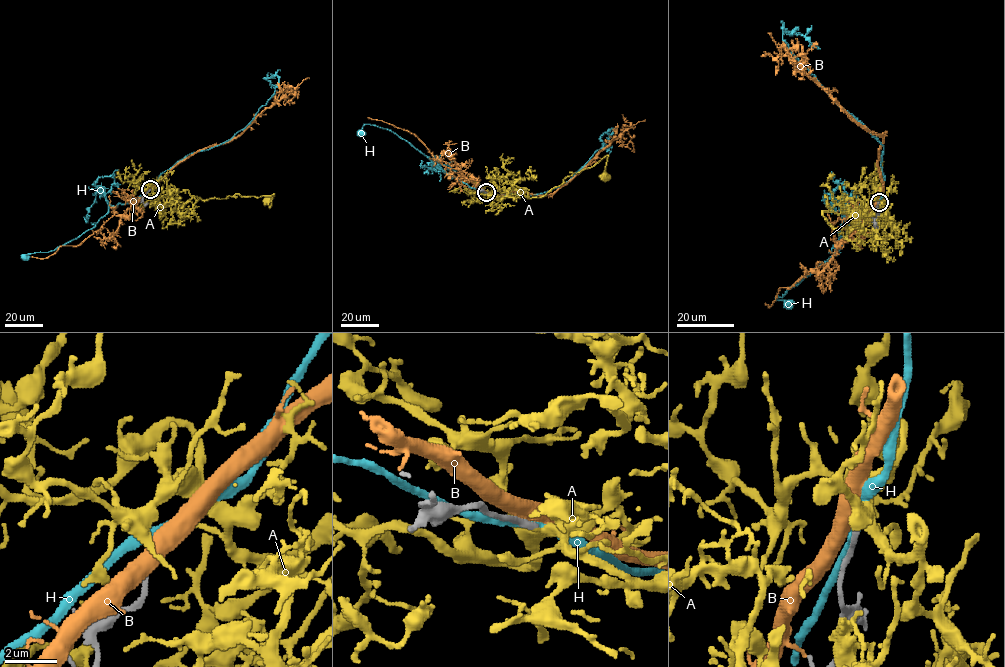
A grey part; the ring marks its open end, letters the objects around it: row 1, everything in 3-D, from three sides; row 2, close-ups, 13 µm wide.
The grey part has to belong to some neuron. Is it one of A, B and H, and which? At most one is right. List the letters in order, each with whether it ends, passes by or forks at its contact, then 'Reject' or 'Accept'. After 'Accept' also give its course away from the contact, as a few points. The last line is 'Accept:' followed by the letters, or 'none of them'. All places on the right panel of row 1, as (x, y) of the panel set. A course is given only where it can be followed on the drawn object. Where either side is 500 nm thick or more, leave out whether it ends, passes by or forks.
A: It passes by. Accept. Its course: (879, 202), (882, 206), (884, 202), (885, 219), (848, 213), (849, 209), (822, 212), (838, 229), (856, 218)
B: Reject
H: It passes by. Reject
Accept: A

